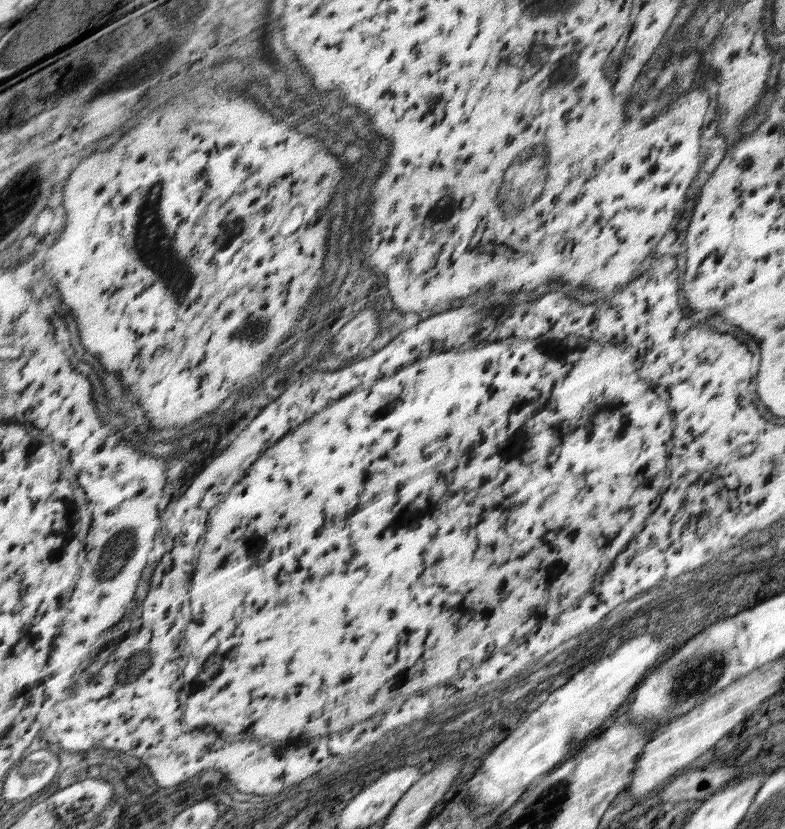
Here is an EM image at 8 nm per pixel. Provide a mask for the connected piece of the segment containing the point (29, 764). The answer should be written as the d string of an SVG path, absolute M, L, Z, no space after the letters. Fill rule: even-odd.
M38 750L16 766L6 780L4 798L8 802L22 802L42 792L58 774L60 758L50 750Z

